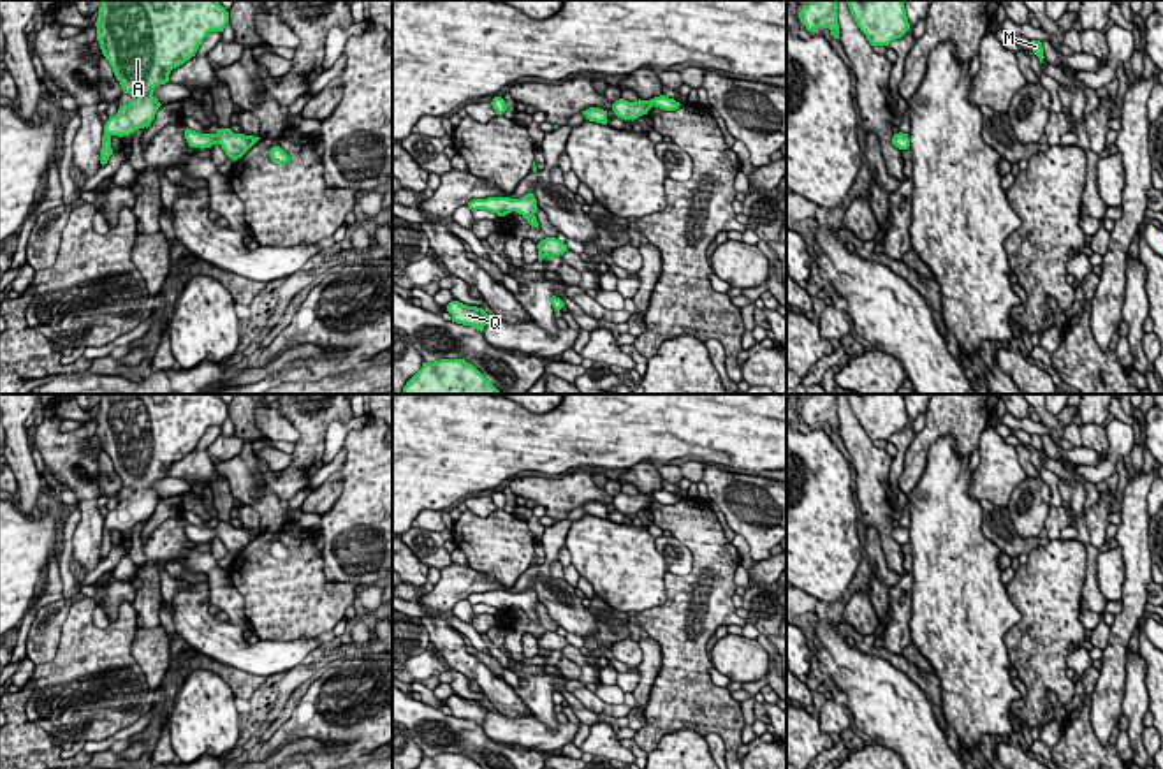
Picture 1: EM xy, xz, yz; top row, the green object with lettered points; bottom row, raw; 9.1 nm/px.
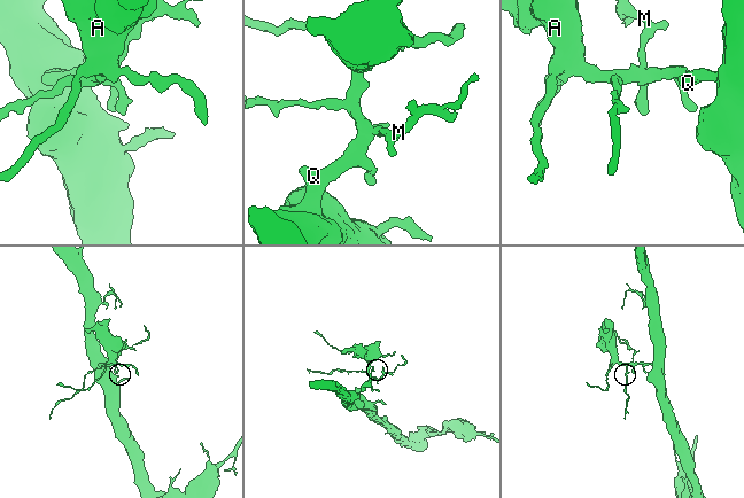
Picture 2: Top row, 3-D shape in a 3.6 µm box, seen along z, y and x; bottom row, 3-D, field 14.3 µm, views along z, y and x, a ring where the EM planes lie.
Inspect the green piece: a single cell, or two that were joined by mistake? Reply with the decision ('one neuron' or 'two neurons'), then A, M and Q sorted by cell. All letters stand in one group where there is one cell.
one neuron | A M Q

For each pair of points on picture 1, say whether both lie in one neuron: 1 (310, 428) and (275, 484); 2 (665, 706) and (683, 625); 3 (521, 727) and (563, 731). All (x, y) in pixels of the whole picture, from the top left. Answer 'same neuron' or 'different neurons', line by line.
1: same neuron
2: same neuron
3: same neuron

